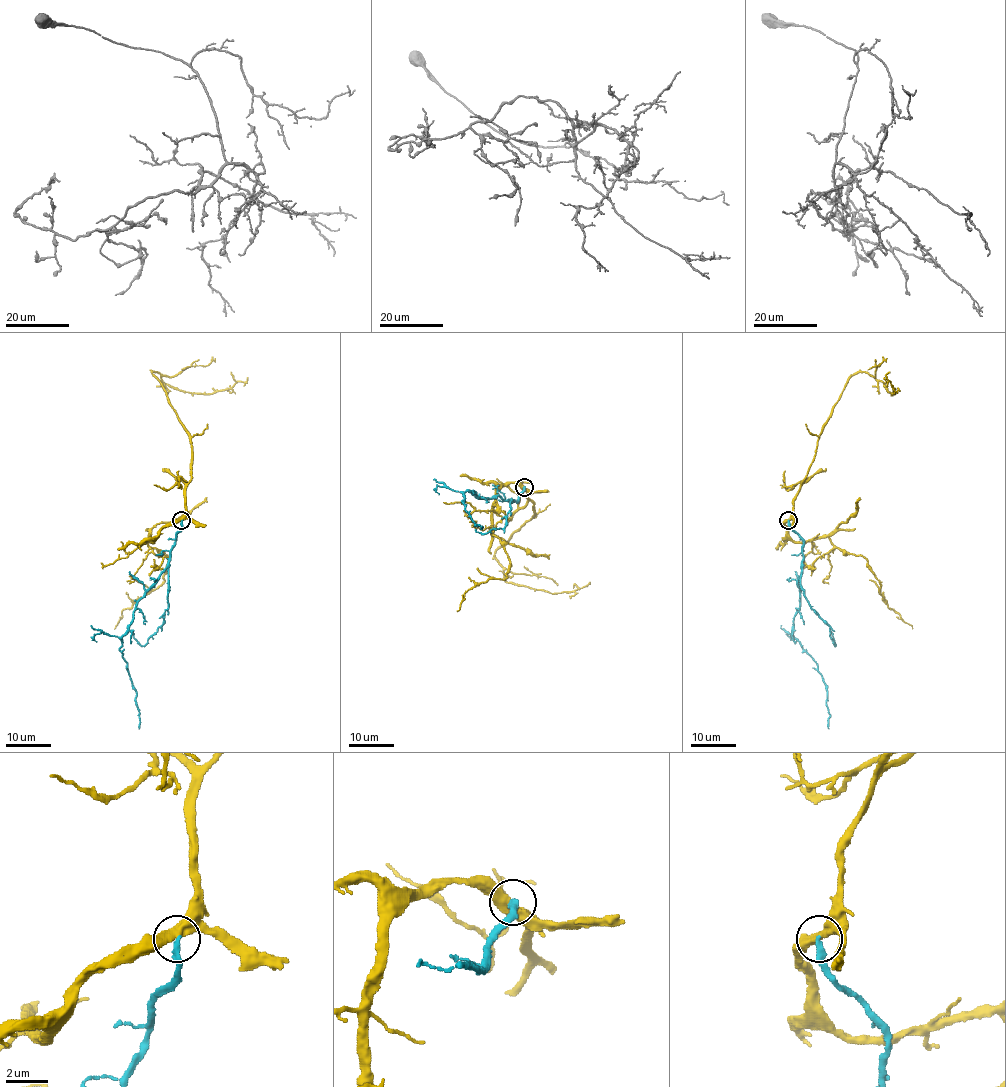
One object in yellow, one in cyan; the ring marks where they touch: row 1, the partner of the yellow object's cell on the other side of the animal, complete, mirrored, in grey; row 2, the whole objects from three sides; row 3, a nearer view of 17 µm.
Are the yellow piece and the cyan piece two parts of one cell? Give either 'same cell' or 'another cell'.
another cell

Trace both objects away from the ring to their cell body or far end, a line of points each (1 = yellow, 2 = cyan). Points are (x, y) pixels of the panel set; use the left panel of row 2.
1: (181, 520), (190, 479), (190, 439), (152, 373), (157, 372), (165, 383), (194, 393), (230, 389), (248, 378)
2: (181, 520), (169, 566), (137, 602), (129, 629), (121, 637), (119, 650), (136, 692), (138, 729)

